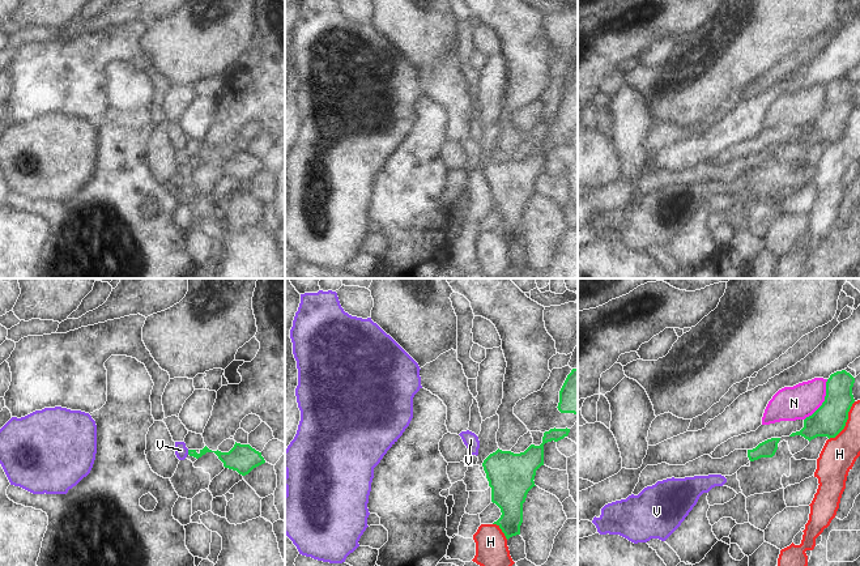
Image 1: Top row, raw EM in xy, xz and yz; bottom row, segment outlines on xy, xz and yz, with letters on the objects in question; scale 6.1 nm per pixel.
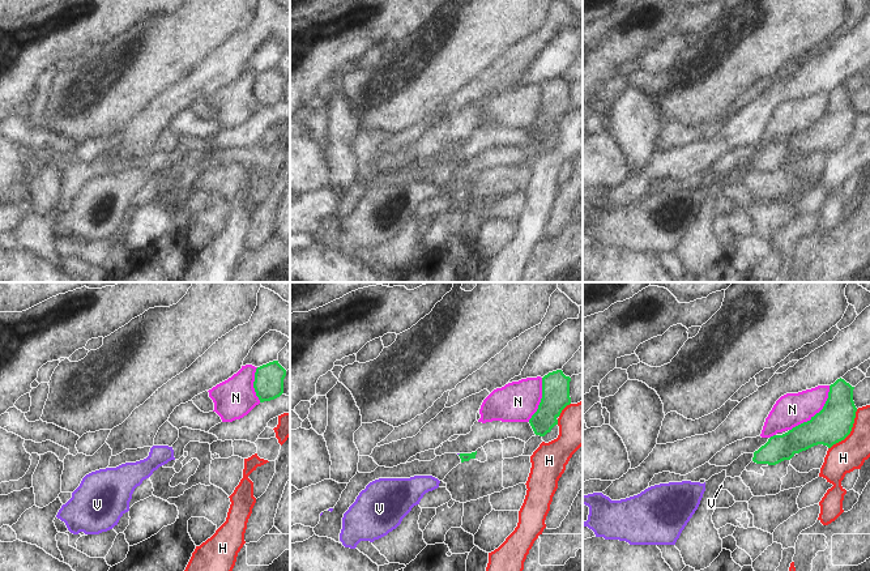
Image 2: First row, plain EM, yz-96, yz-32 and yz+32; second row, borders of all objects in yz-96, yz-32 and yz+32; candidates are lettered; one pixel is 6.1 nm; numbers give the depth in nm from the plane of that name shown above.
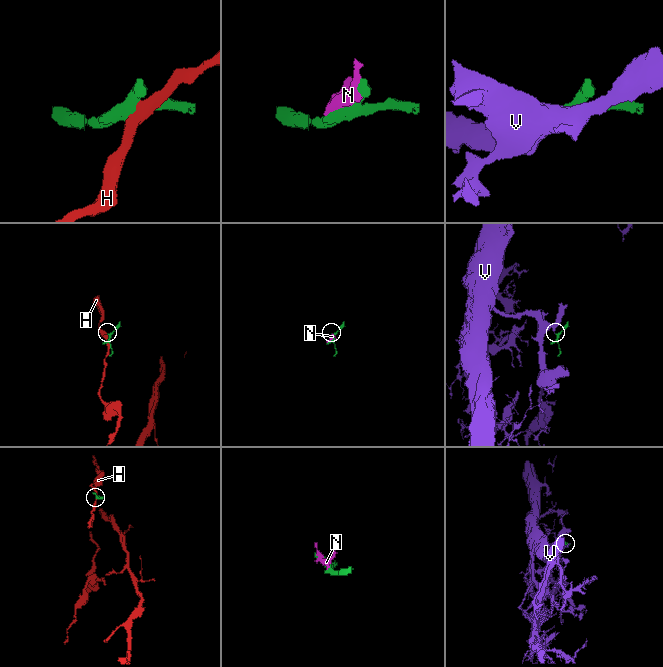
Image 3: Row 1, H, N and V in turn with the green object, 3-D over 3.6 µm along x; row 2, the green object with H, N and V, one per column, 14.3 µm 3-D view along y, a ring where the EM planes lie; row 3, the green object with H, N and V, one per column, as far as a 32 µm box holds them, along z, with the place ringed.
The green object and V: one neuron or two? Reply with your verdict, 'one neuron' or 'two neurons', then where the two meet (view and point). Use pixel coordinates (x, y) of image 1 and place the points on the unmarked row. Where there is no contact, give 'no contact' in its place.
two neurons | xy (188, 160)

